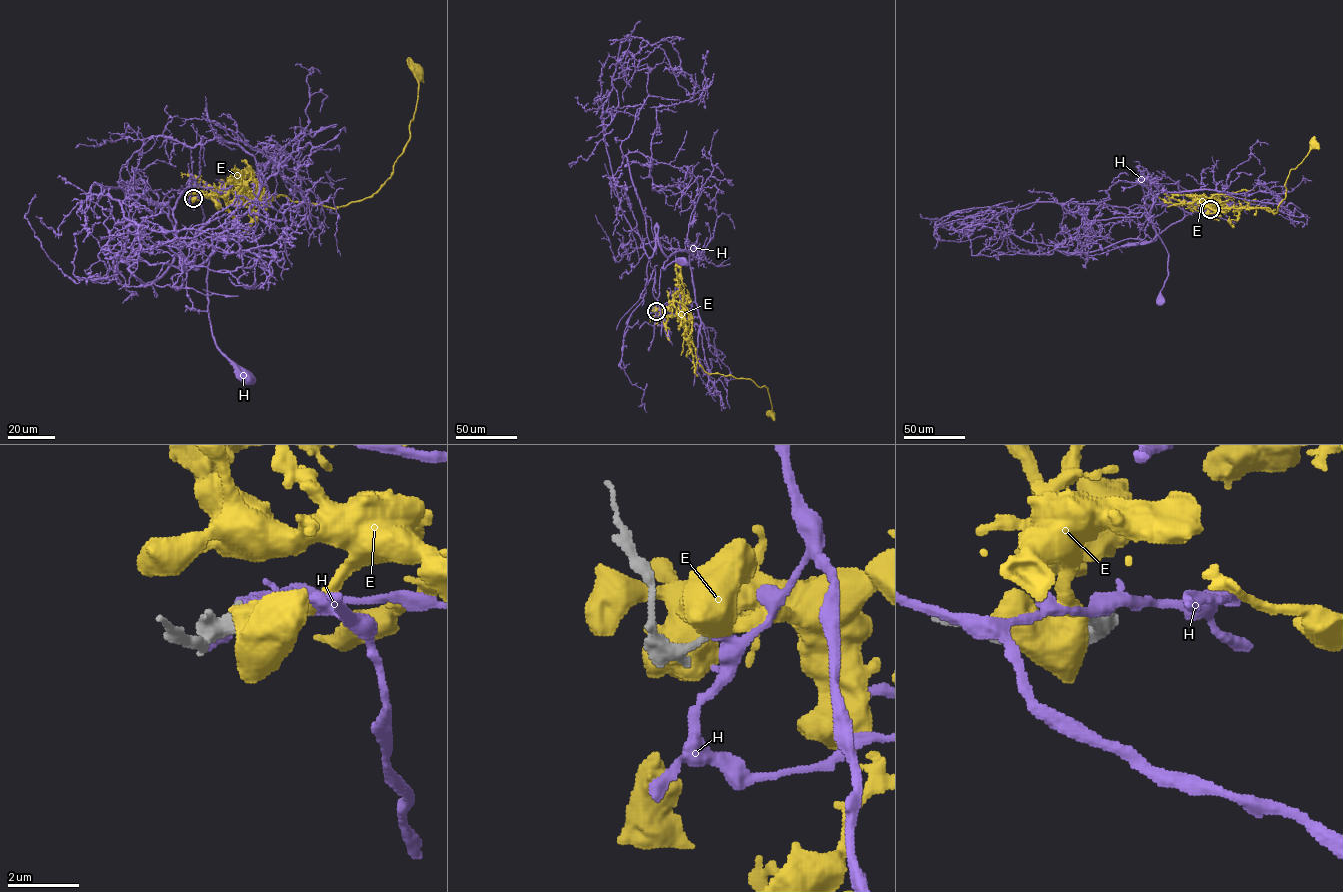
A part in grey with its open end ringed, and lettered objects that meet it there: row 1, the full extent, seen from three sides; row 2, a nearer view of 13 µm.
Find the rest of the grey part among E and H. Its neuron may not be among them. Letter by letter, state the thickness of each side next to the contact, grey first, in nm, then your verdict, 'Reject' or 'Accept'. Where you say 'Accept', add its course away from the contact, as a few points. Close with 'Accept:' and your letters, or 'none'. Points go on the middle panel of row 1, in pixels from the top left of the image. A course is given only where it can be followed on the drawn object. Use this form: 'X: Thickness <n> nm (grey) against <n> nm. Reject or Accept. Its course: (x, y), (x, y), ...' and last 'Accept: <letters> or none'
E: Thickness 220 nm (grey) against 600 nm. Reject
H: Thickness 160 nm (grey) against 280 nm. Accept. Its course: (656, 311), (654, 270), (645, 285), (656, 227), (667, 258), (663, 269), (684, 260)
Accept: H

